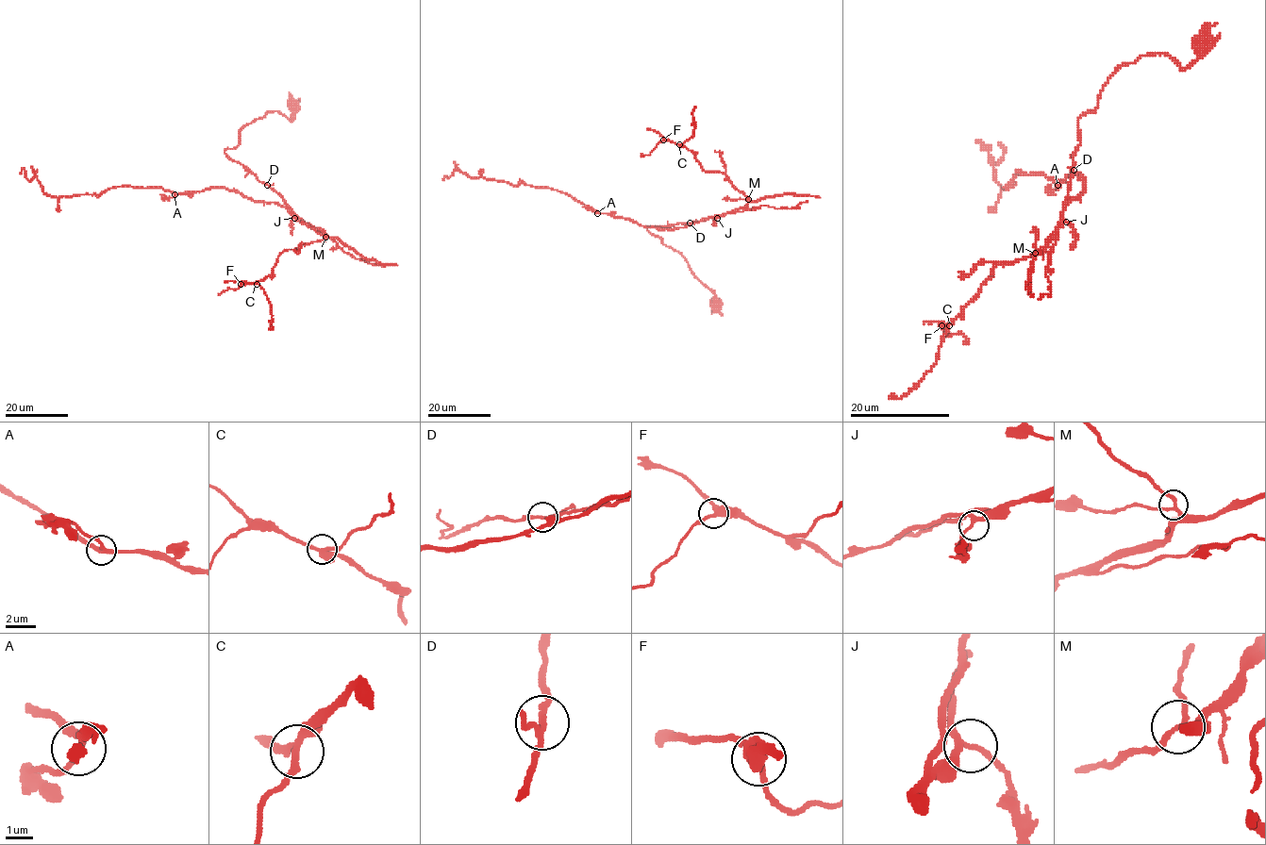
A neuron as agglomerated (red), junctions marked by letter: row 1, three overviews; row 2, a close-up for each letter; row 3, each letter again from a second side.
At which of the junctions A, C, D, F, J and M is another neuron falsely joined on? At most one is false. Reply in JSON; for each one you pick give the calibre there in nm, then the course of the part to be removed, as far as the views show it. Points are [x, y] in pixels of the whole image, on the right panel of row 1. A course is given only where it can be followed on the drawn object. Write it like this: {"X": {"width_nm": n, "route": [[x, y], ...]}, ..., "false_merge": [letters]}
{"false_merge": []}

